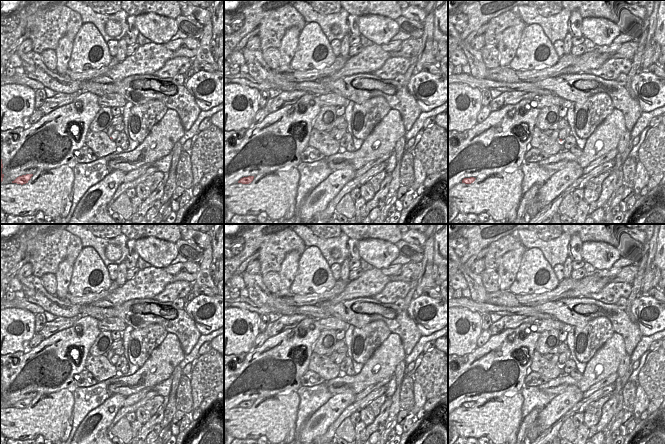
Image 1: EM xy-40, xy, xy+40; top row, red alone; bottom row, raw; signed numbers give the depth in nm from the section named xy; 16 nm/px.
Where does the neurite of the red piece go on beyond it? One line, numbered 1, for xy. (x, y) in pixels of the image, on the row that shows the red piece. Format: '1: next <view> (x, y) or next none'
1: next none

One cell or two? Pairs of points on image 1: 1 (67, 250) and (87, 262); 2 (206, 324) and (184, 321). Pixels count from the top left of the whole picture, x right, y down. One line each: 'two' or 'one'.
1: two
2: two

